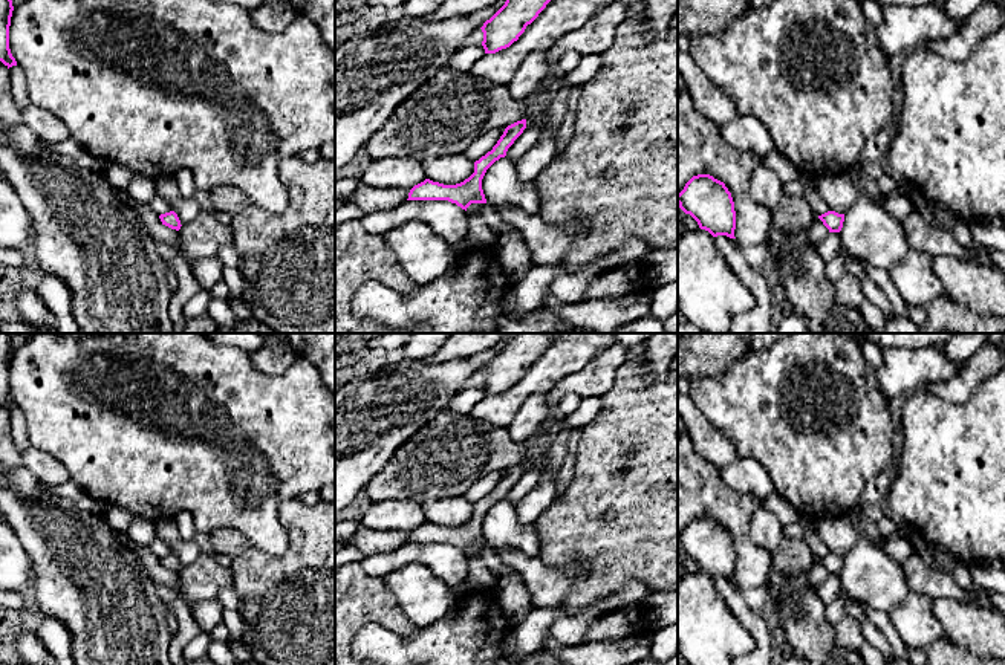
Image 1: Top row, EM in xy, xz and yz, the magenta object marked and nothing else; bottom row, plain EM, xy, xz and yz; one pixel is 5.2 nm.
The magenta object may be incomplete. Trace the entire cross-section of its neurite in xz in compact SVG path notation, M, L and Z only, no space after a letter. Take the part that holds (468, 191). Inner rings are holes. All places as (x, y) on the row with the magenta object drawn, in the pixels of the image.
M526 119L508 125L493 150L474 162L474 173L463 182L456 185L444 185L425 179L410 190L407 200L448 200L465 211L471 203L486 203L482 190L482 179L486 170L496 161L506 156L508 148L523 133L525 128Z

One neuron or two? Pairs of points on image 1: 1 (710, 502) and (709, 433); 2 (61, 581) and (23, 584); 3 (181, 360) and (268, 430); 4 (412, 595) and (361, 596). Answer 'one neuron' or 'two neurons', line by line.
1: two neurons
2: two neurons
3: one neuron
4: two neurons

